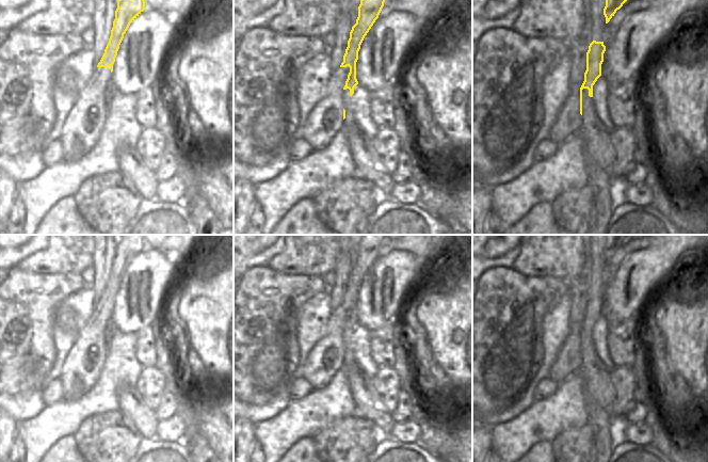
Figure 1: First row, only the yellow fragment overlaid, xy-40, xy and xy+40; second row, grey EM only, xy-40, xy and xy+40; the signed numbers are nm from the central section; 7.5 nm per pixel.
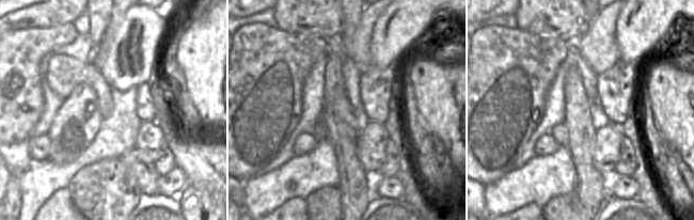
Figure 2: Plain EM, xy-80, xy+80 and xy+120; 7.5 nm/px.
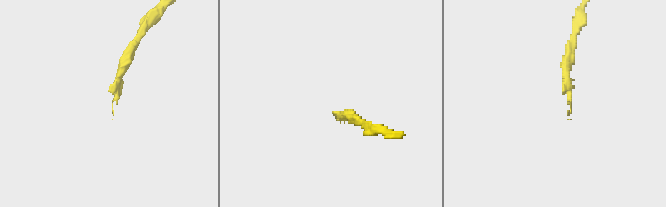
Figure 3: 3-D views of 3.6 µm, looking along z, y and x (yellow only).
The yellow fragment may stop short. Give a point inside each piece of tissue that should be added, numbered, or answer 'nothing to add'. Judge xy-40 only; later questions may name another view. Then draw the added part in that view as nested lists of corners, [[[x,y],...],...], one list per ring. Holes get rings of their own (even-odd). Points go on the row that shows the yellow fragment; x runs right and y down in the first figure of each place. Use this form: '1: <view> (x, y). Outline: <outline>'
1: xy-40 (83, 125). Outline: [[[96,67],[85,87],[68,113],[60,141],[64,156],[62,161],[74,163],[87,155],[96,145],[107,120],[107,90],[111,86],[111,67]]]

